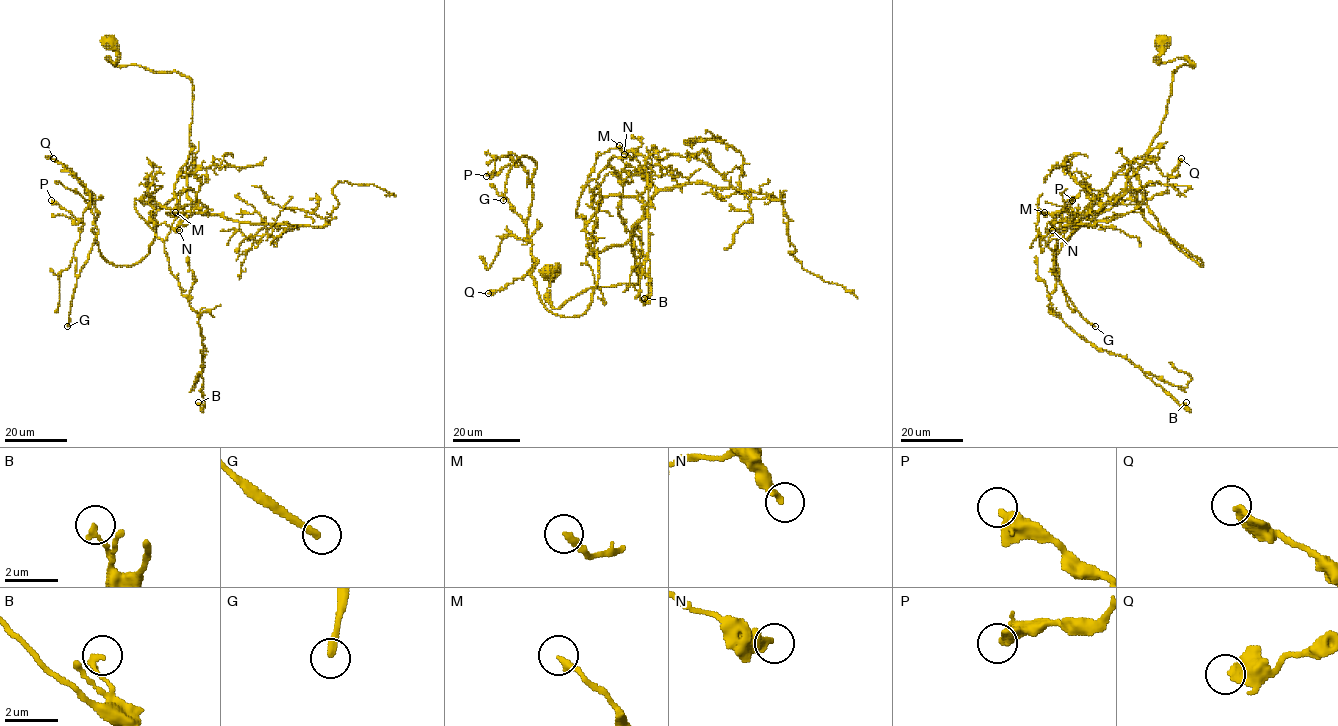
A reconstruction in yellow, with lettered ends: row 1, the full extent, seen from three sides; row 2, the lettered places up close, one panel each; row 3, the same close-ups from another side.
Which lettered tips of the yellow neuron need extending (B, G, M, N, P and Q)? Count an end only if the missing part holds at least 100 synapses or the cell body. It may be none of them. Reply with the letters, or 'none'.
G

